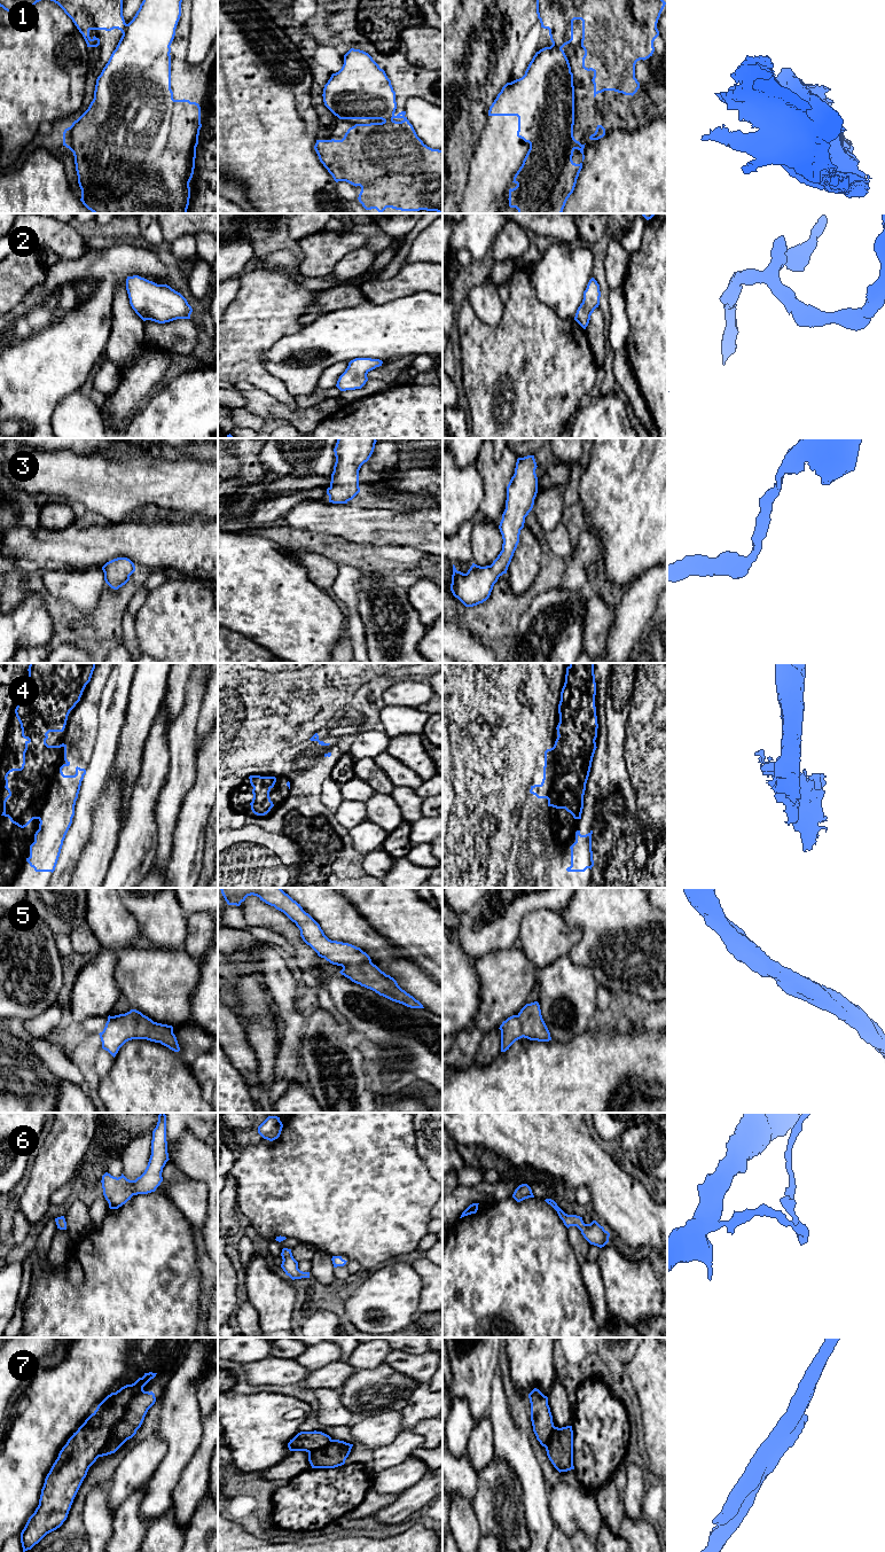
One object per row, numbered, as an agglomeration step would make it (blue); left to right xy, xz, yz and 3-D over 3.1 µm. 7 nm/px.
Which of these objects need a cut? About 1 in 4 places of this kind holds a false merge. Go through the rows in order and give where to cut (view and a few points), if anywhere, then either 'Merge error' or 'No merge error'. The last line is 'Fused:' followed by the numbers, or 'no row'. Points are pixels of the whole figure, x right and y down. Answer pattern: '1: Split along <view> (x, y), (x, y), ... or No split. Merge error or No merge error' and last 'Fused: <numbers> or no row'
1: No split. No merge error
2: No split. No merge error
3: No split. No merge error
4: No split. No merge error
5: No split. No merge error
6: Split along yz (585, 1224), (580, 1230). Merge error
7: Split along xy (142, 1388), (127, 1404), (123, 1418), (112, 1430), (99, 1456). Merge error
Fused: 6, 7

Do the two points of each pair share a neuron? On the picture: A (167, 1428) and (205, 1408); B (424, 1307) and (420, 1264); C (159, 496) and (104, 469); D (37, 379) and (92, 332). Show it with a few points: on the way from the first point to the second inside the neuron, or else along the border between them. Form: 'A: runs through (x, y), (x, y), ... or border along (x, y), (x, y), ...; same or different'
A: border along (201, 1382), (196, 1391), (196, 1400), (203, 1420); different
B: runs through (429, 1296), (429, 1274); same
C: runs through (146, 482), (141, 480), (118, 480); same
D: runs through (51, 365), (78, 338); same

